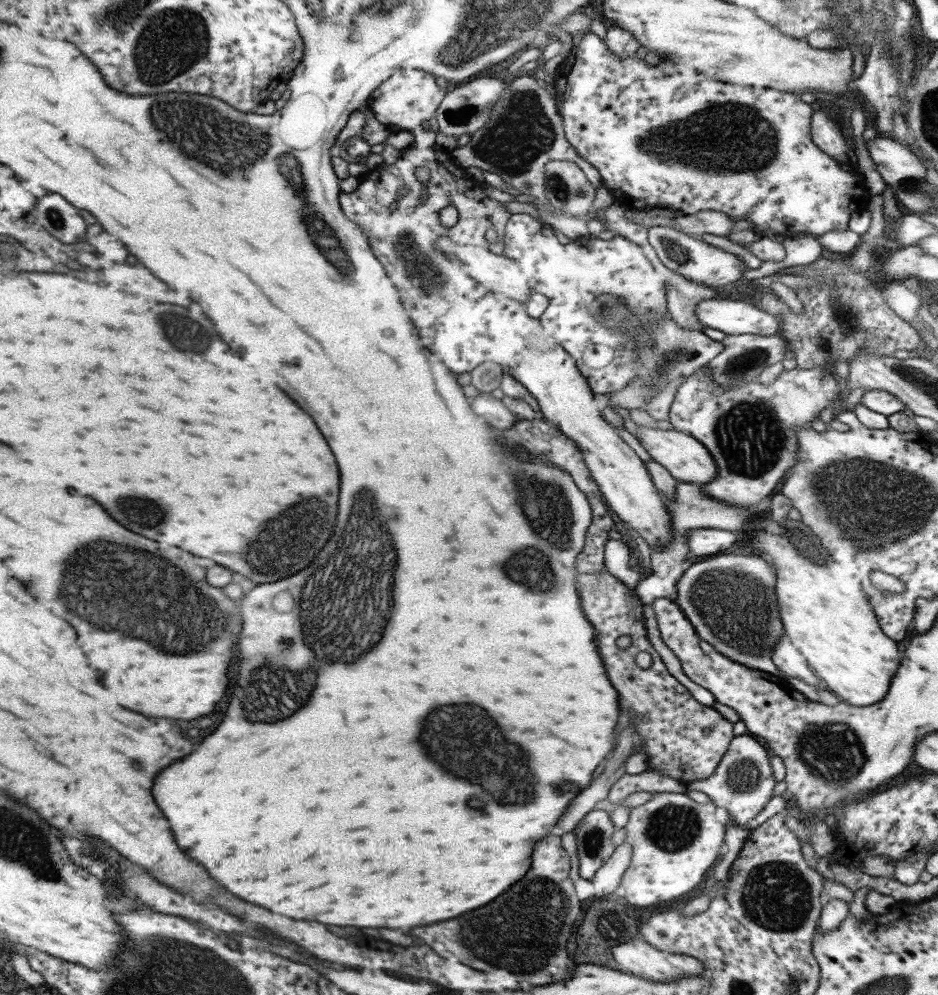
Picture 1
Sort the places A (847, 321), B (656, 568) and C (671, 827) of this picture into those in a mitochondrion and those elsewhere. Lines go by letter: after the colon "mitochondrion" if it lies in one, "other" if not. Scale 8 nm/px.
A: mitochondrion
B: other
C: mitochondrion

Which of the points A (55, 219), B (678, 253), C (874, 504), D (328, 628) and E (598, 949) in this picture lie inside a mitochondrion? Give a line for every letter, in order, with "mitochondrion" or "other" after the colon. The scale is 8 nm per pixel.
A: mitochondrion
B: mitochondrion
C: mitochondrion
D: mitochondrion
E: other

